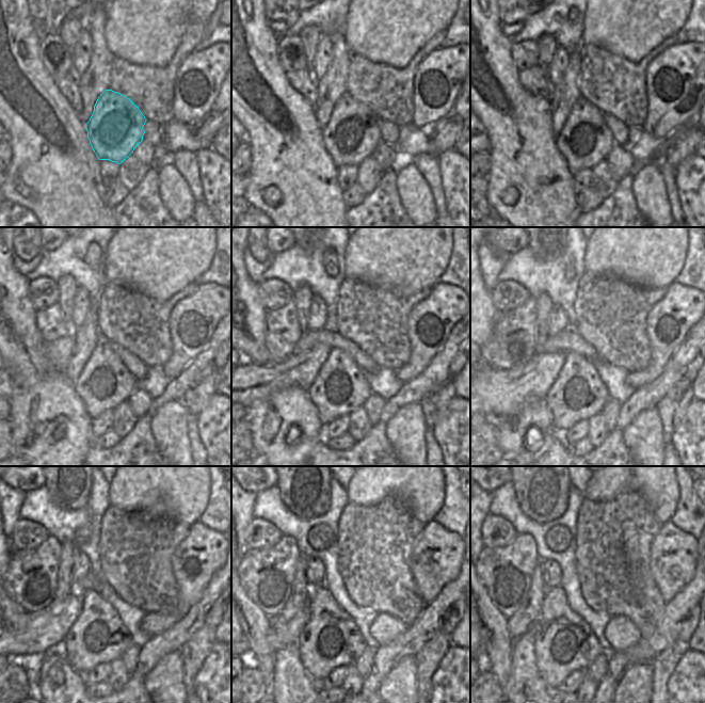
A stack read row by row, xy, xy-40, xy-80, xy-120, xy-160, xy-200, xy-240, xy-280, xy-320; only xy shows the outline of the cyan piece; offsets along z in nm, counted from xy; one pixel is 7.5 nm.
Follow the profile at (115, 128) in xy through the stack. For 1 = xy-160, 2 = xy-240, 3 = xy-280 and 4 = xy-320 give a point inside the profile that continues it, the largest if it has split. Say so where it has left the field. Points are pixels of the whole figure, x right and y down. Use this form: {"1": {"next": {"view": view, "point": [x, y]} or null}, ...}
{"1": {"next": {"view": "xy-160", "point": [340, 387]}}, "2": {"next": {"view": "xy-240", "point": [98, 636]}}, "3": {"next": {"view": "xy-280", "point": [331, 638]}}, "4": {"next": {"view": "xy-320", "point": [564, 642]}}}

